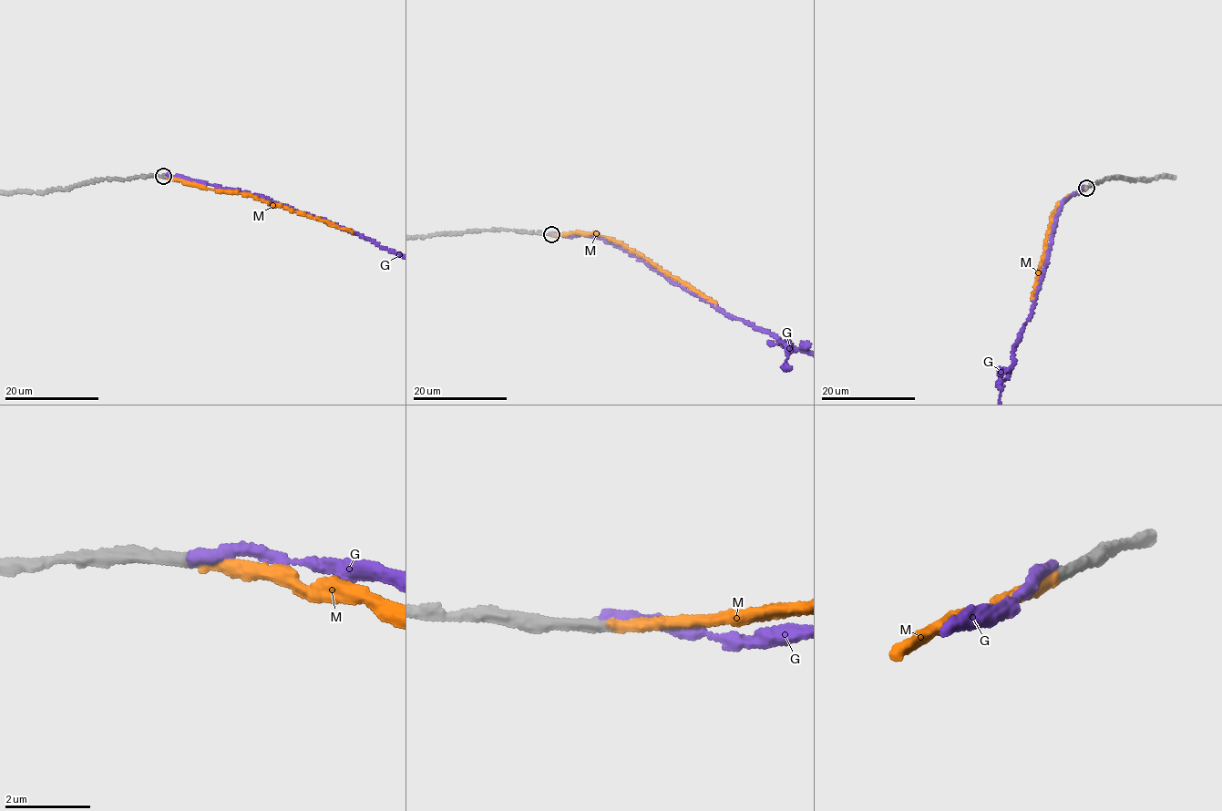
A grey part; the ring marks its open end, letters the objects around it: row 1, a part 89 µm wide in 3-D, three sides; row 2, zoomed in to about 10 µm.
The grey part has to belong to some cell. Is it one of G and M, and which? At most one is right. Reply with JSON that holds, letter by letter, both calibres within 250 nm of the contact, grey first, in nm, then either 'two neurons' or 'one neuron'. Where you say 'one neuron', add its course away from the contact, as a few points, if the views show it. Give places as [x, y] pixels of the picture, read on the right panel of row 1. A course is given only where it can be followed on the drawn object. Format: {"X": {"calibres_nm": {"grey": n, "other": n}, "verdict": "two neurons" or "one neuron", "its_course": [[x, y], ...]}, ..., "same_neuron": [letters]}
{"G": {"calibres_nm": {"grey": 320, "other": 300}, "verdict": "two neurons"}, "M": {"calibres_nm": {"grey": 320, "other": 280}, "verdict": "one neuron", "its_course": [[1086, 188], [1068, 197], [1051, 215], [1032, 299]]}, "same_neuron": ["M"]}

